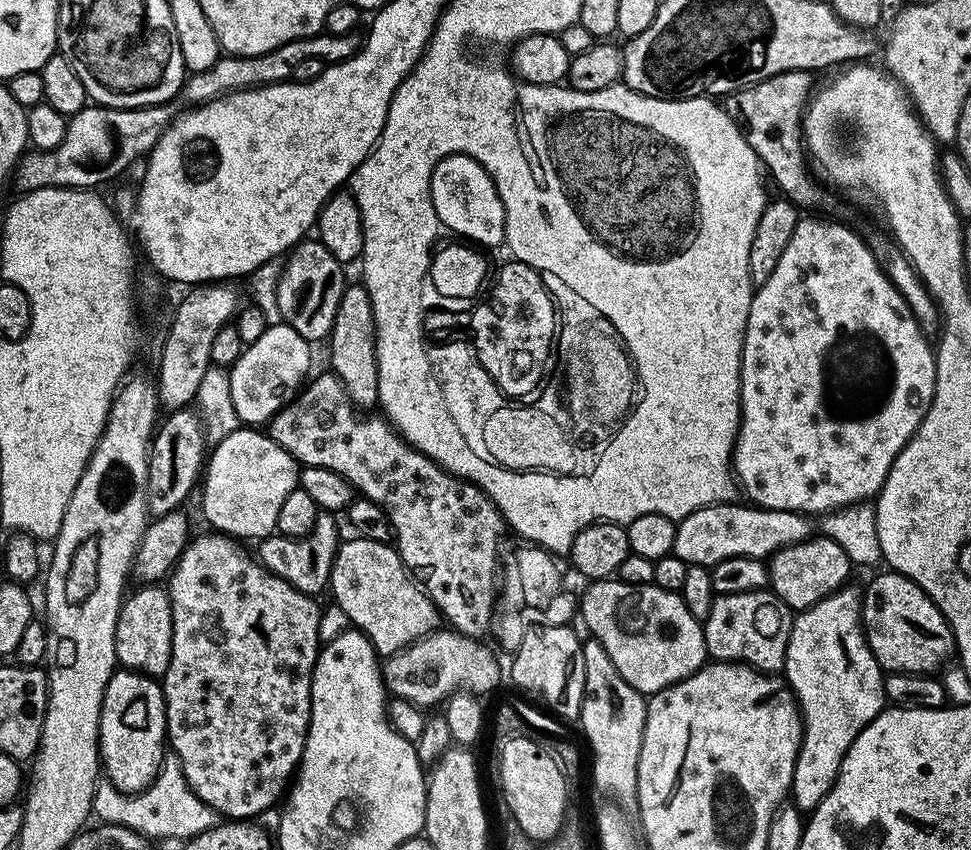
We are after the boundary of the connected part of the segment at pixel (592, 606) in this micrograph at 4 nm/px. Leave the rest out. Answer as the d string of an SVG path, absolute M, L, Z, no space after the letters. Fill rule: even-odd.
M618 578L593 580L586 587L588 588L584 594L581 593L578 602L580 618L583 618L591 631L591 637L605 647L618 669L618 674L639 693L649 696L660 692L666 686L692 676L707 663L709 655L703 623L690 613L679 592L662 590L653 584L636 587L633 584L622 583Z

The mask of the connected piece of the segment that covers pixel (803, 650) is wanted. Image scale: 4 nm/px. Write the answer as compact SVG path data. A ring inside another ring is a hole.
M853 586L831 592L822 602L795 613L783 675L800 707L804 739L800 741L790 789L797 808L811 810L834 786L848 747L871 720L884 711L884 678L861 624L861 589Z

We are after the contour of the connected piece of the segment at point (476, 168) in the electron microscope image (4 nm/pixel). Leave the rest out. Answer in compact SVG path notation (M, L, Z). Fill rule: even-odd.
M456 153L444 156L431 172L431 198L439 223L475 245L500 246L505 236L505 210L492 176L474 158Z

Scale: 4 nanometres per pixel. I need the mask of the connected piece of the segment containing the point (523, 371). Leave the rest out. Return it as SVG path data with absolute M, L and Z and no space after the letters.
M509 261L499 272L490 294L481 301L480 312L468 323L468 329L472 332L470 342L479 364L490 374L500 392L512 400L525 399L522 397L535 390L544 372L544 364L552 352L558 330L555 301L544 284L543 275L525 263Z

